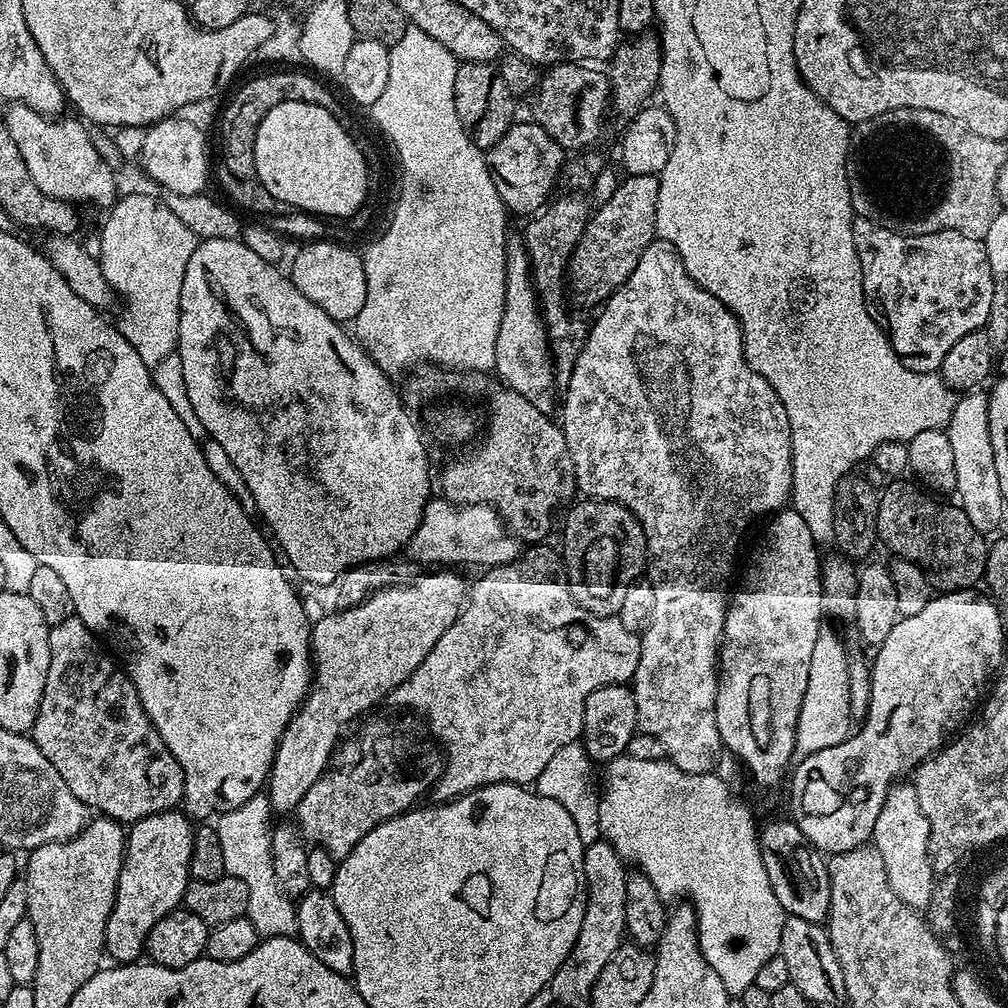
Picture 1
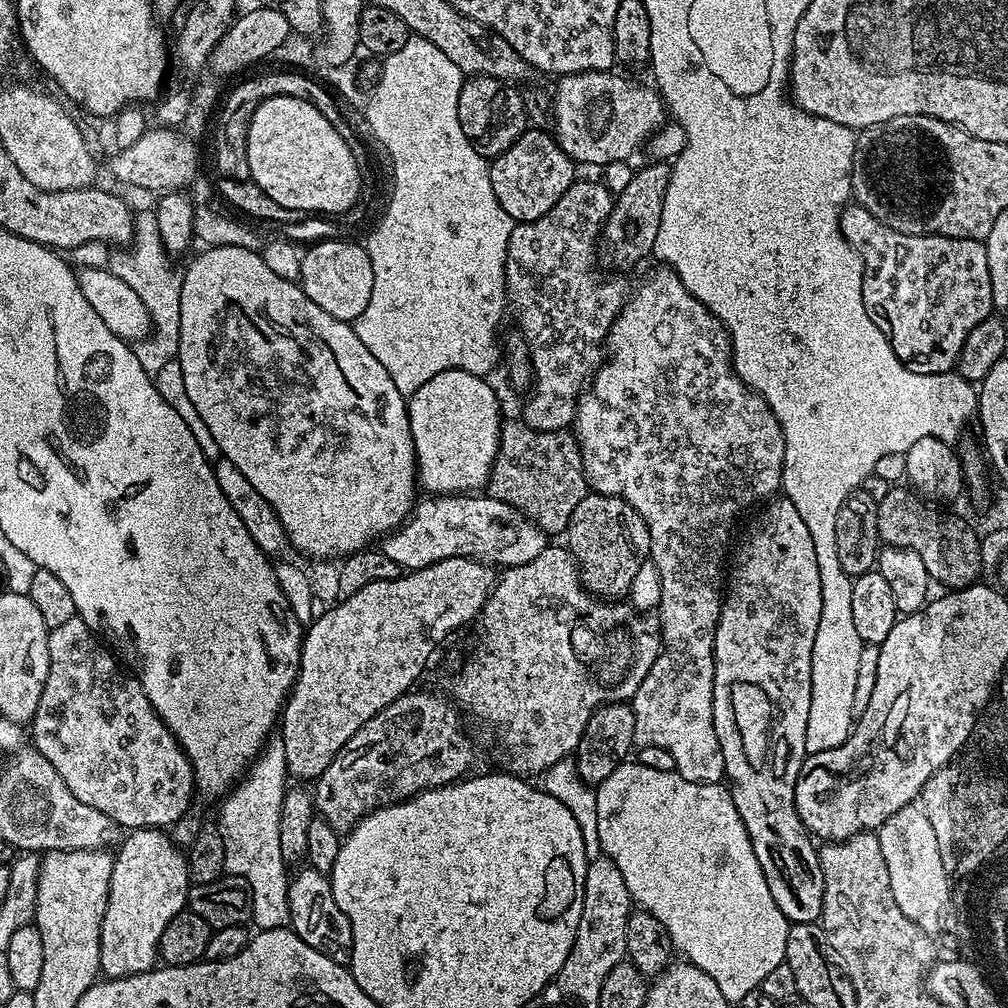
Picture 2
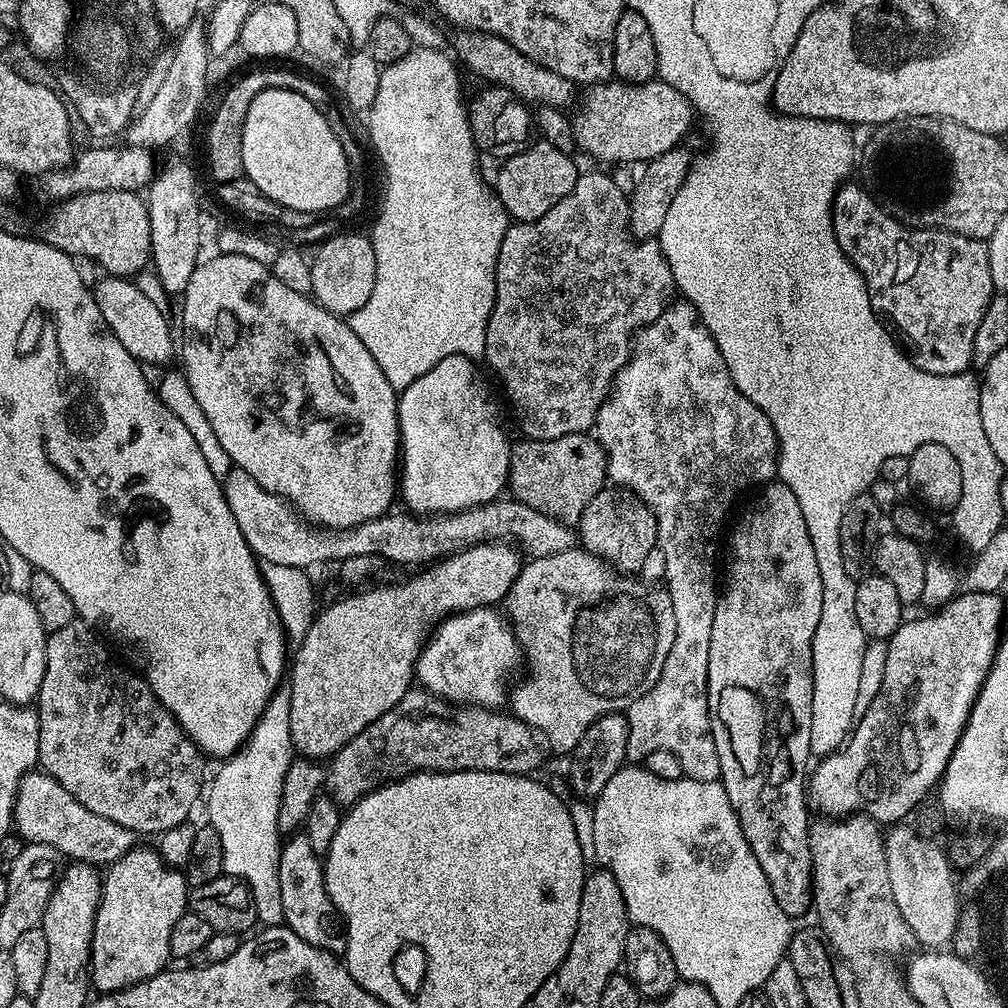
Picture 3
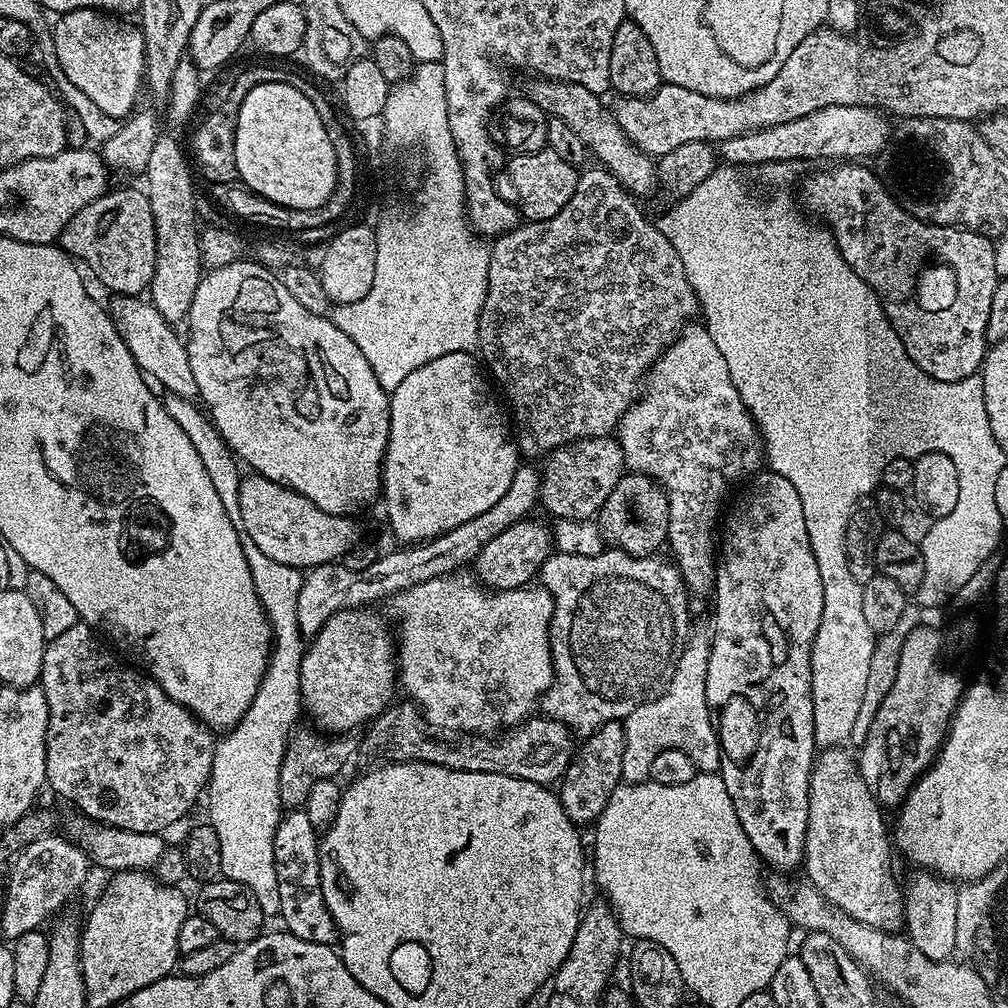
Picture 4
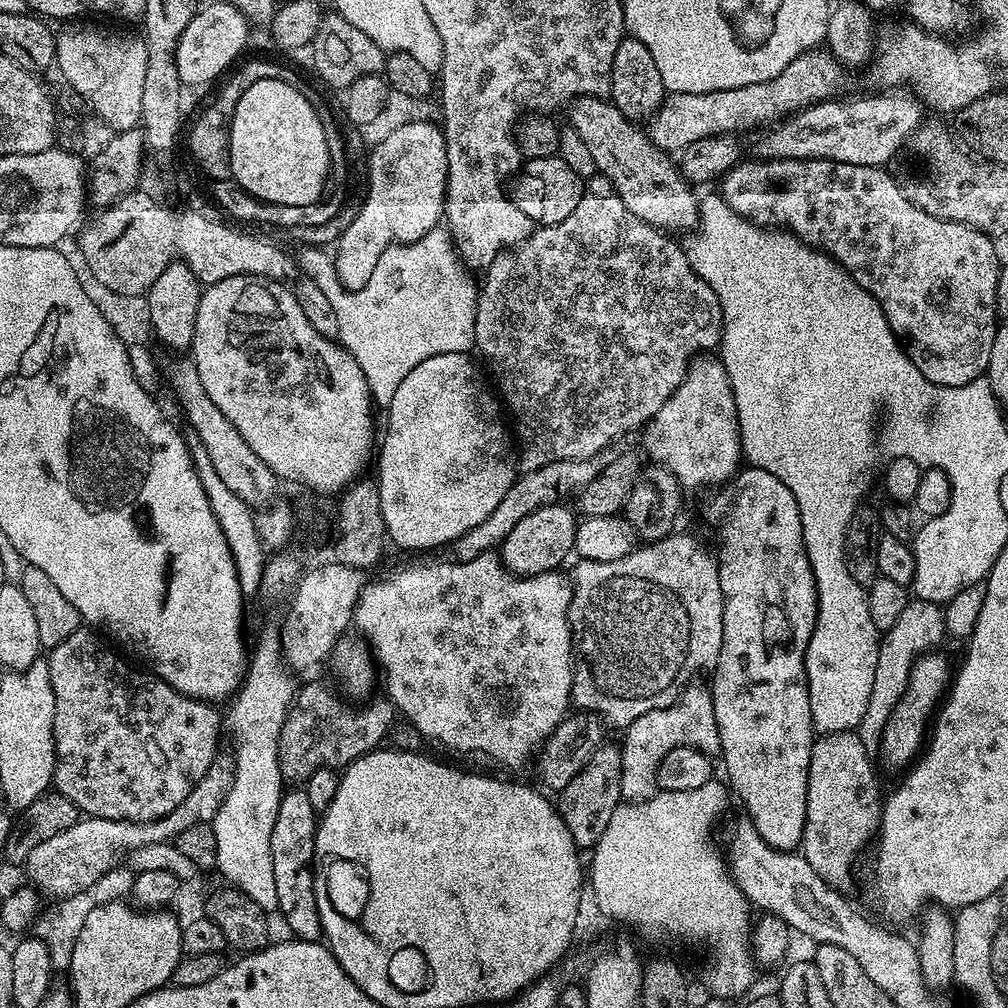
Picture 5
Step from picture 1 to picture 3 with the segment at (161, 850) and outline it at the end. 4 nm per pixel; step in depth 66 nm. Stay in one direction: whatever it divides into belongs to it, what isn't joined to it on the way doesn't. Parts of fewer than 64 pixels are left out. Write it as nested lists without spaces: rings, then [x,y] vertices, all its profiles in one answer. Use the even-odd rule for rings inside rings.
[[[131,848],[122,859],[107,865],[92,935],[90,984],[97,993],[129,988],[169,967],[170,930],[188,908],[189,891],[185,873],[169,867],[153,849]]]

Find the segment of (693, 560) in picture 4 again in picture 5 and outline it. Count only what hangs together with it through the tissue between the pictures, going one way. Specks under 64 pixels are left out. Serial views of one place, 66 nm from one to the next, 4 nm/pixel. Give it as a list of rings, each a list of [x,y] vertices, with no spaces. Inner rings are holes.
[[[712,354],[697,355],[688,365],[684,381],[652,416],[643,432],[647,459],[670,470],[681,489],[711,489],[731,480],[741,467],[742,453],[740,423],[724,363]]]

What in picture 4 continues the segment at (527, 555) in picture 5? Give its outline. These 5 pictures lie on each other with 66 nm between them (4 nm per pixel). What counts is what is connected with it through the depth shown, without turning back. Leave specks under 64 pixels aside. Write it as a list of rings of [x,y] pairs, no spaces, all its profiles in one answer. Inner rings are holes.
[[[532,519],[514,522],[514,526],[502,530],[498,538],[493,538],[491,542],[486,542],[486,546],[482,546],[474,561],[474,576],[485,588],[505,592],[511,588],[531,585],[539,577],[540,567],[553,555],[554,545],[551,527]]]

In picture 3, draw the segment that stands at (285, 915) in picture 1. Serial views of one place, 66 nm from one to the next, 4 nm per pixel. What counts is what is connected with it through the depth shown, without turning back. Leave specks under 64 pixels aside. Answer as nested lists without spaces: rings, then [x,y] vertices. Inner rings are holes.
[[[281,686],[273,692],[268,699],[268,705],[263,714],[258,718],[258,722],[254,726],[254,730],[248,736],[248,741],[235,752],[234,755],[227,757],[223,761],[224,764],[216,772],[216,777],[211,777],[210,787],[206,792],[206,800],[208,796],[208,820],[207,823],[214,830],[218,830],[218,838],[222,838],[222,858],[224,859],[224,871],[230,876],[239,876],[248,889],[252,892],[252,901],[254,902],[254,910],[256,911],[257,921],[264,926],[280,926],[284,924],[284,915],[282,914],[282,886],[278,882],[278,862],[280,861],[280,850],[282,847],[282,833],[278,826],[278,802],[282,798],[282,782],[286,778],[286,770],[292,765],[294,759],[294,749],[292,747],[292,739],[290,738],[290,694],[287,687]]]

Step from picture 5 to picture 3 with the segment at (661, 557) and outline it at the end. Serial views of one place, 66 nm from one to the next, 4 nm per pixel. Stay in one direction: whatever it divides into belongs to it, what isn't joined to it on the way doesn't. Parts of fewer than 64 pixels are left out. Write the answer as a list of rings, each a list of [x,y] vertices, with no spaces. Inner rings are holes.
[[[573,546],[562,550],[558,554],[537,556],[529,559],[521,567],[514,586],[510,586],[506,597],[506,605],[508,604],[506,616],[509,621],[512,621],[516,638],[520,641],[520,647],[523,655],[526,657],[526,668],[528,664],[528,677],[517,688],[515,685],[511,689],[510,712],[511,715],[517,716],[519,720],[524,720],[528,723],[531,728],[540,729],[546,737],[547,747],[553,753],[571,753],[572,749],[578,746],[578,742],[582,742],[582,734],[586,734],[586,730],[595,720],[611,712],[623,713],[627,710],[634,701],[642,698],[644,692],[655,686],[662,674],[662,666],[666,666],[666,654],[670,654],[670,650],[674,646],[674,638],[676,637],[674,602],[670,598],[667,587],[651,588],[650,585],[643,584],[642,581],[636,579],[640,578],[633,578],[622,571],[617,571],[616,568],[602,558],[585,552],[583,547]]]

